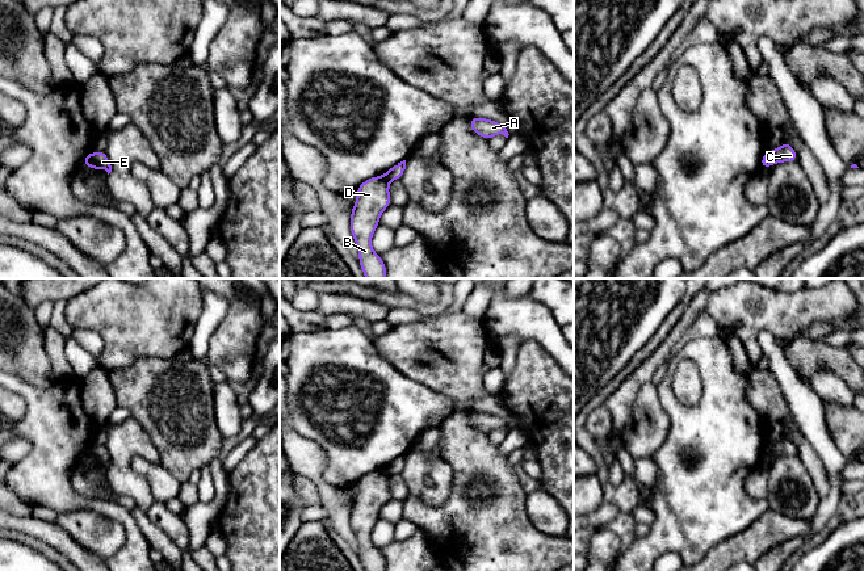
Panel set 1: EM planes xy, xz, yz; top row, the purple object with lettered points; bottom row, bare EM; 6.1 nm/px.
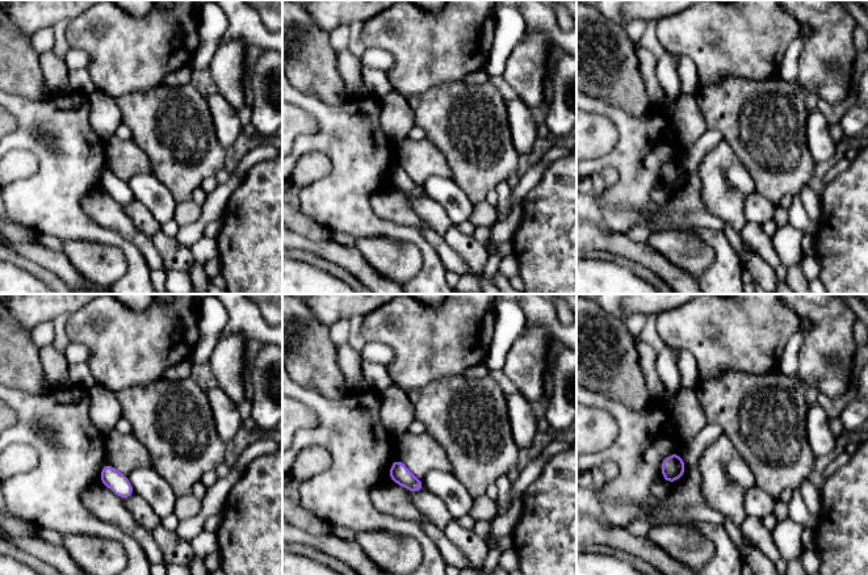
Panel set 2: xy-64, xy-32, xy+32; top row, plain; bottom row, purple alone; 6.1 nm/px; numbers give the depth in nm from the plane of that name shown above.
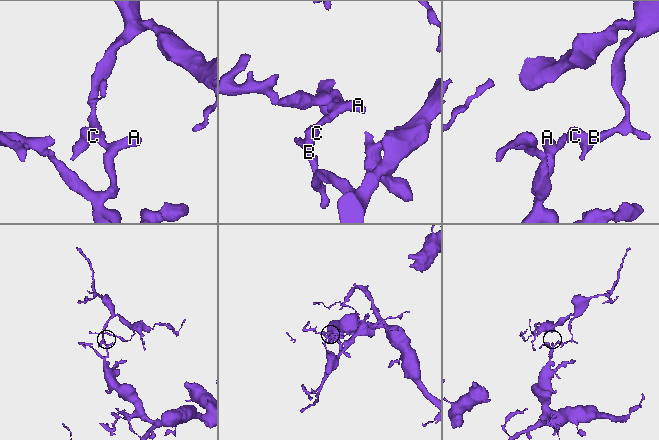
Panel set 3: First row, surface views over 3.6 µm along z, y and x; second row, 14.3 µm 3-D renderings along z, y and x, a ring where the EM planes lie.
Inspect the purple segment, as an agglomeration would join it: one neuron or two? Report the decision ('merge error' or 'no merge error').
merge error

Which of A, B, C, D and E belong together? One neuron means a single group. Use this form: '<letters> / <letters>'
A E / B C D

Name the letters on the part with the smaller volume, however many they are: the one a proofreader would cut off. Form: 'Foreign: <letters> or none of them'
Foreign: B, C, D

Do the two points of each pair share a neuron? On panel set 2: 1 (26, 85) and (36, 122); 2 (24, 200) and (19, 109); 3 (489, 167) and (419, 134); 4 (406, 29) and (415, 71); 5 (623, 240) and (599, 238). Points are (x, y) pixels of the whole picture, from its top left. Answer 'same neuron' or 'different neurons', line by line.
1: different neurons
2: same neuron
3: different neurons
4: same neuron
5: same neuron

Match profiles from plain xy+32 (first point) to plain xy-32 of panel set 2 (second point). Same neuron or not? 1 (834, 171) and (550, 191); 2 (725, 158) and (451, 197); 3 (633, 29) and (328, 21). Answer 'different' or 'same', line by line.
1: different
2: different
3: different

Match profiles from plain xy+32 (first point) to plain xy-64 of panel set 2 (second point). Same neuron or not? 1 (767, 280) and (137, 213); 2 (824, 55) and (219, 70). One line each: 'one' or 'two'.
1: two
2: one

